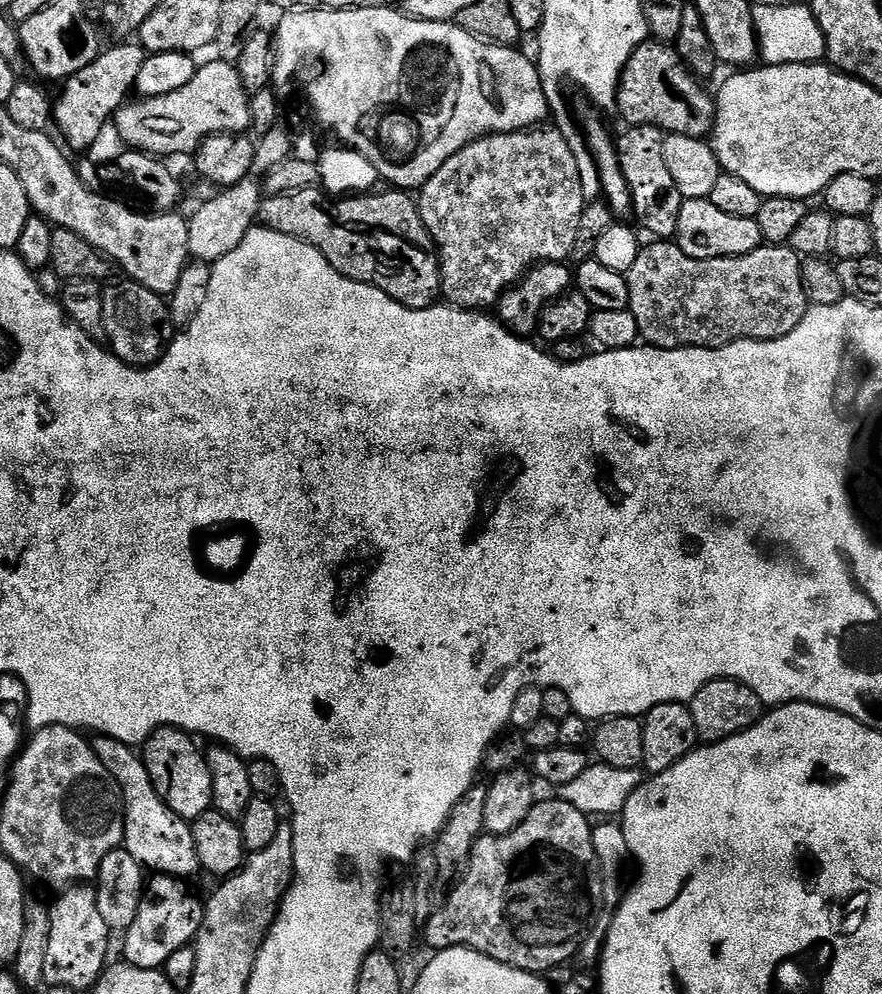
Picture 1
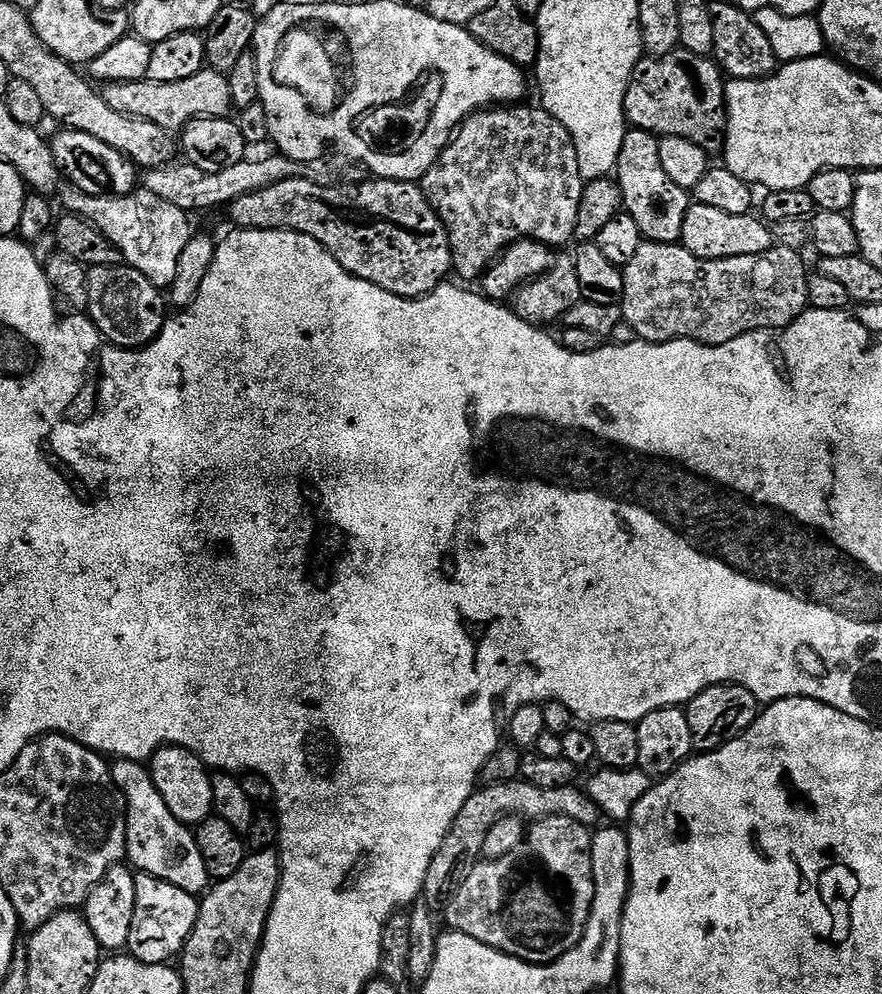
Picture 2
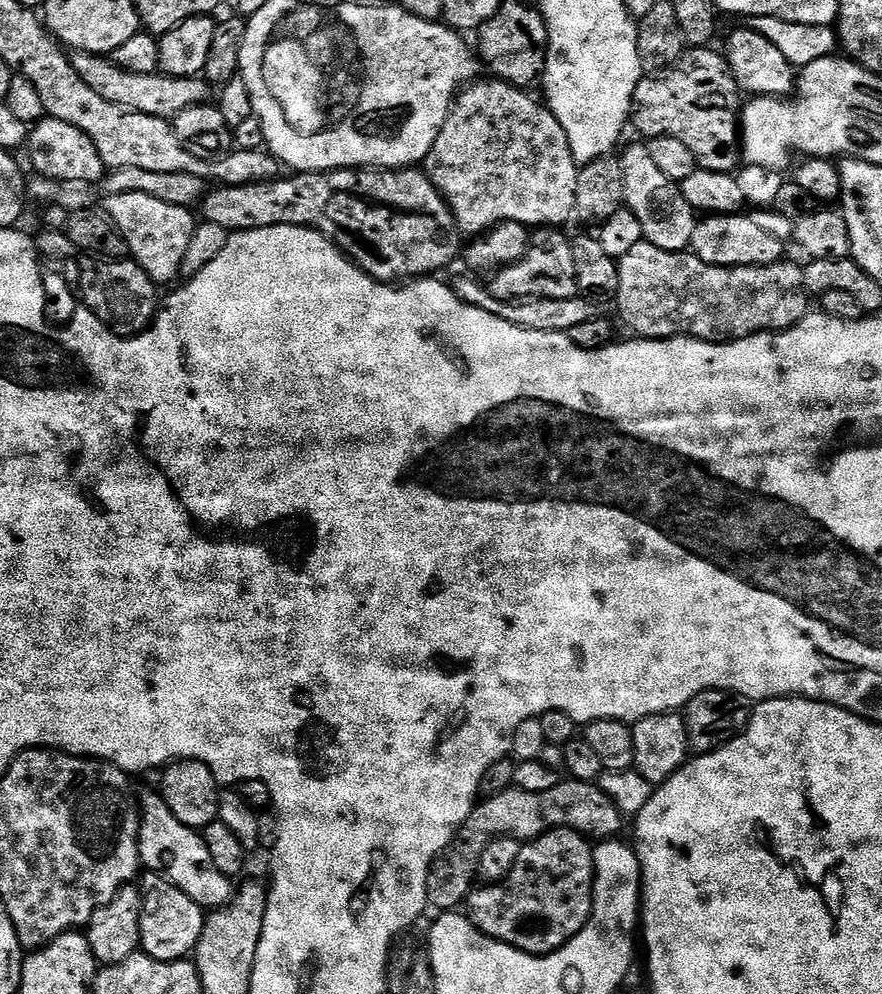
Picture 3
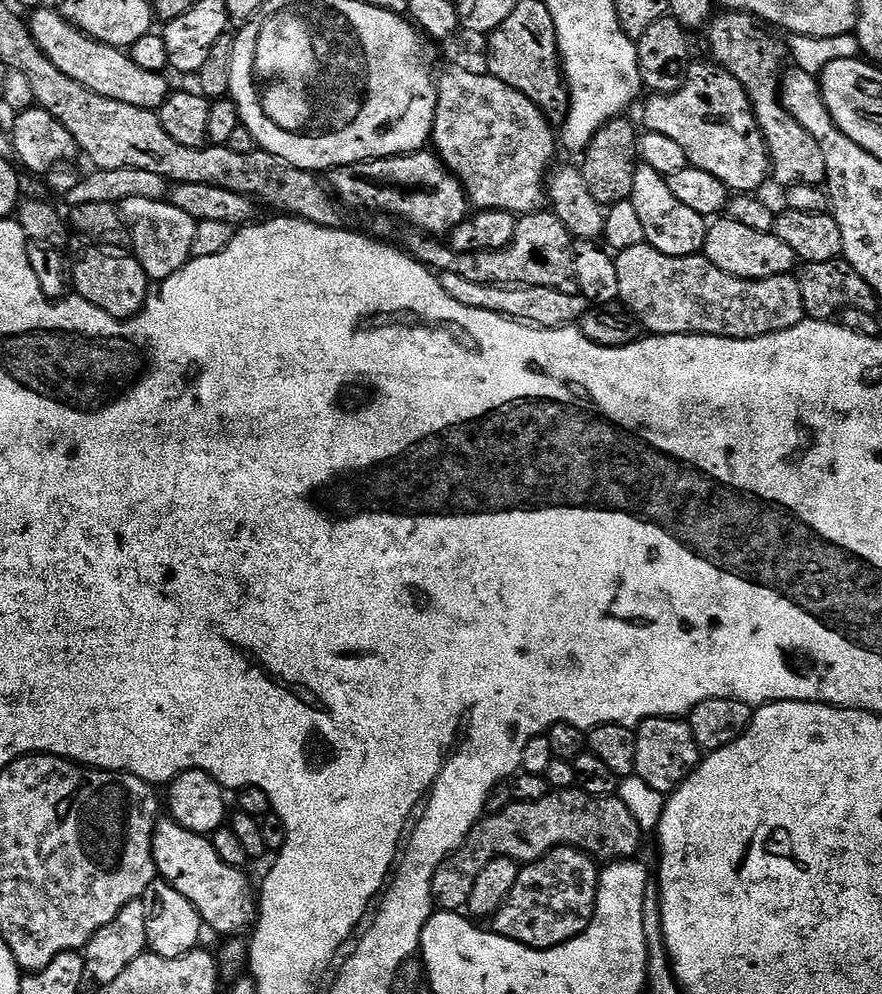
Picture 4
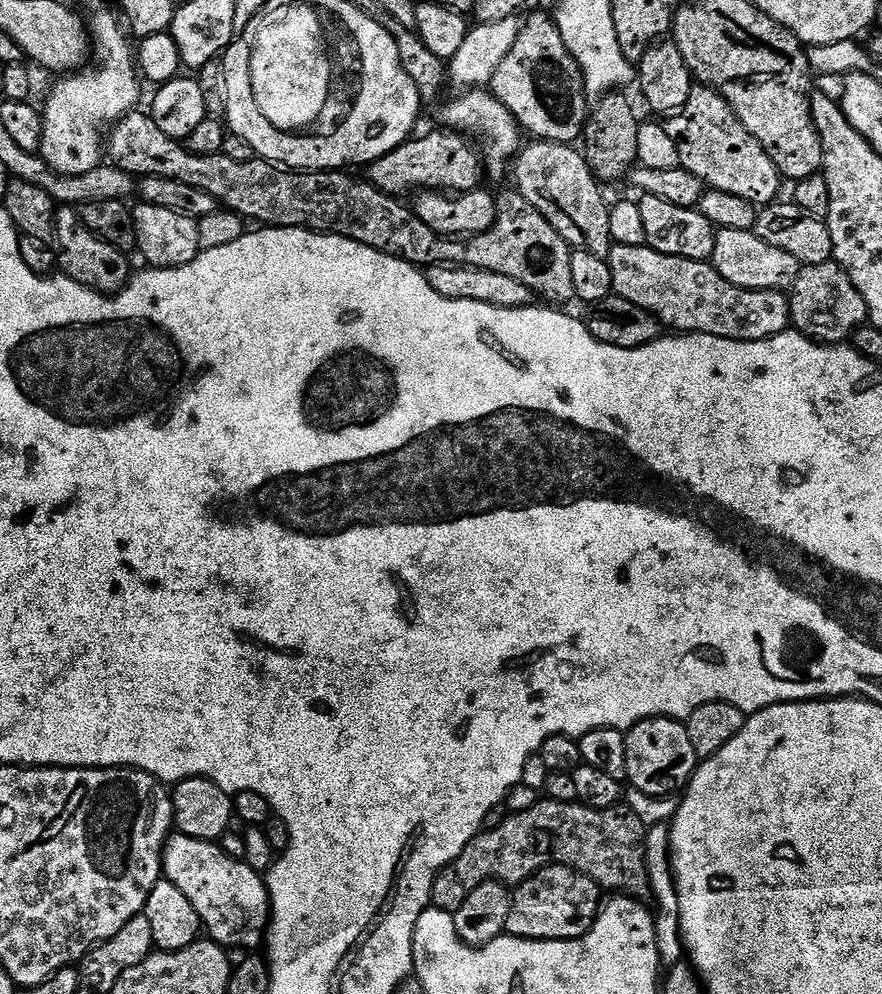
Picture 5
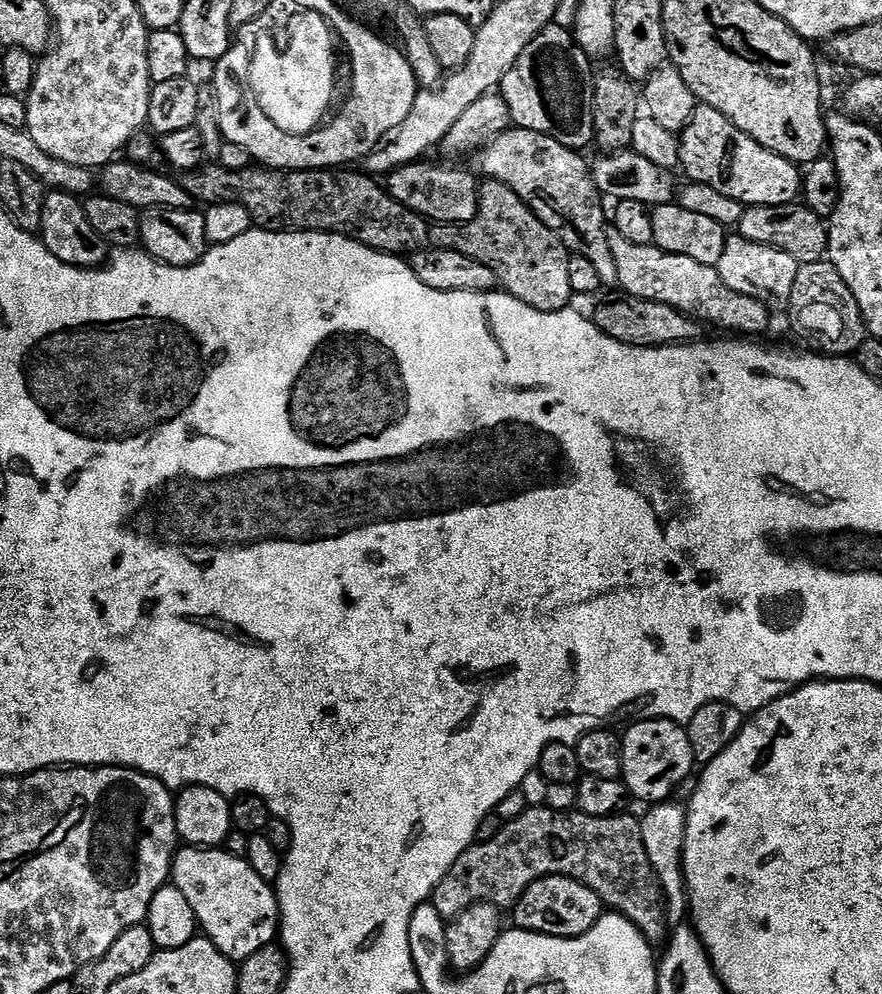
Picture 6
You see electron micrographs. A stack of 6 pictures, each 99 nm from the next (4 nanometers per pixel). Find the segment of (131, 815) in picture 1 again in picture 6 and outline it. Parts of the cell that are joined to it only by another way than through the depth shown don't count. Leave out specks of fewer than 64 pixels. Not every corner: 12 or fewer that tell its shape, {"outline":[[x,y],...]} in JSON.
{"outline":[[243,856],[172,857],[199,931],[239,962],[280,930],[275,887]]}

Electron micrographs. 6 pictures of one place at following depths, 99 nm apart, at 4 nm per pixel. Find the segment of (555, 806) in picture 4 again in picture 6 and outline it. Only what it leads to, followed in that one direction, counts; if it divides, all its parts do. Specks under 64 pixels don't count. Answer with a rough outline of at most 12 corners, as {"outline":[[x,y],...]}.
{"outline":[[529,806],[450,866],[445,922],[569,876],[670,936],[640,820]]}

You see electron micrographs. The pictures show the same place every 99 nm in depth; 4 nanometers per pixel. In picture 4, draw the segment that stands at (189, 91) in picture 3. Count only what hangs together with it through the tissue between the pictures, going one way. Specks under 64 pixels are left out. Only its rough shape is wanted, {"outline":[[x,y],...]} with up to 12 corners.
{"outline":[[55,7],[26,23],[42,54],[78,86],[158,110],[167,75],[90,38]]}

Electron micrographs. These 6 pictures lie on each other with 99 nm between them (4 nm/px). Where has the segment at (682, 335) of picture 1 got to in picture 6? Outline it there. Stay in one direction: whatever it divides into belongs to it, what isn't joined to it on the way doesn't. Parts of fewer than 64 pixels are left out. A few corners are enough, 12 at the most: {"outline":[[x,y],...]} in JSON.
{"outline":[[608,233],[627,295],[756,338],[769,305],[713,265]]}

